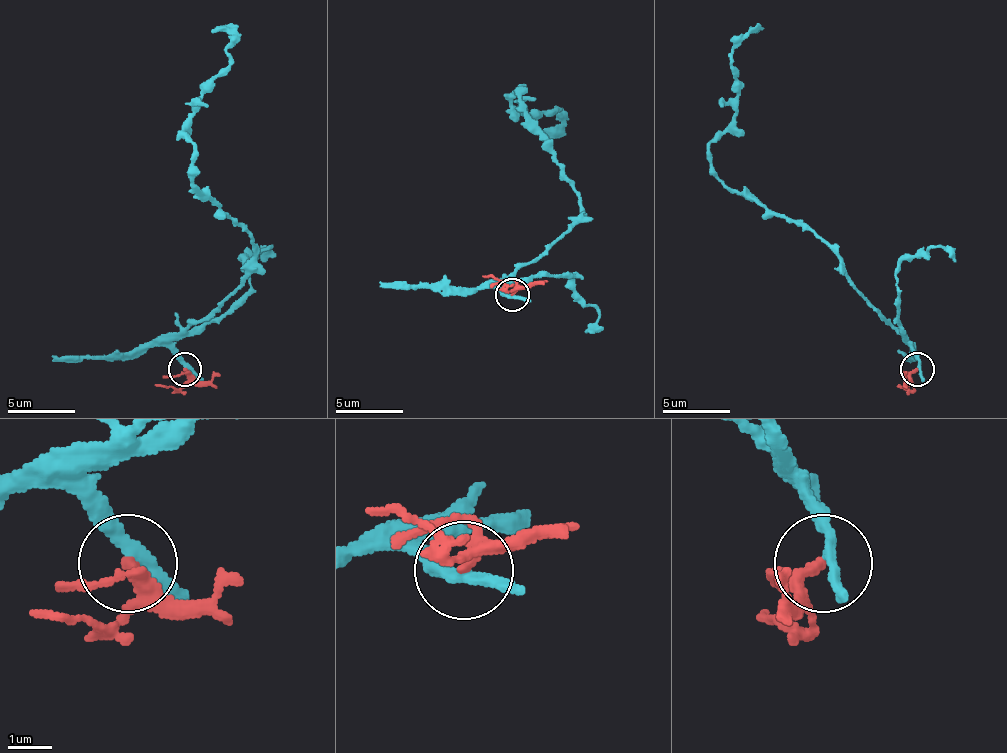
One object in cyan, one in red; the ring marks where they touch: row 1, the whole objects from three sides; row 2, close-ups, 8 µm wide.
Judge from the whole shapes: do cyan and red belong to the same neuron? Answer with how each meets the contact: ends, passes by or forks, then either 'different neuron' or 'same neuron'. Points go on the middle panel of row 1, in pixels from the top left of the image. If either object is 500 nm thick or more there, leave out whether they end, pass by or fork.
cyan passes by; red passes by; different neuron

